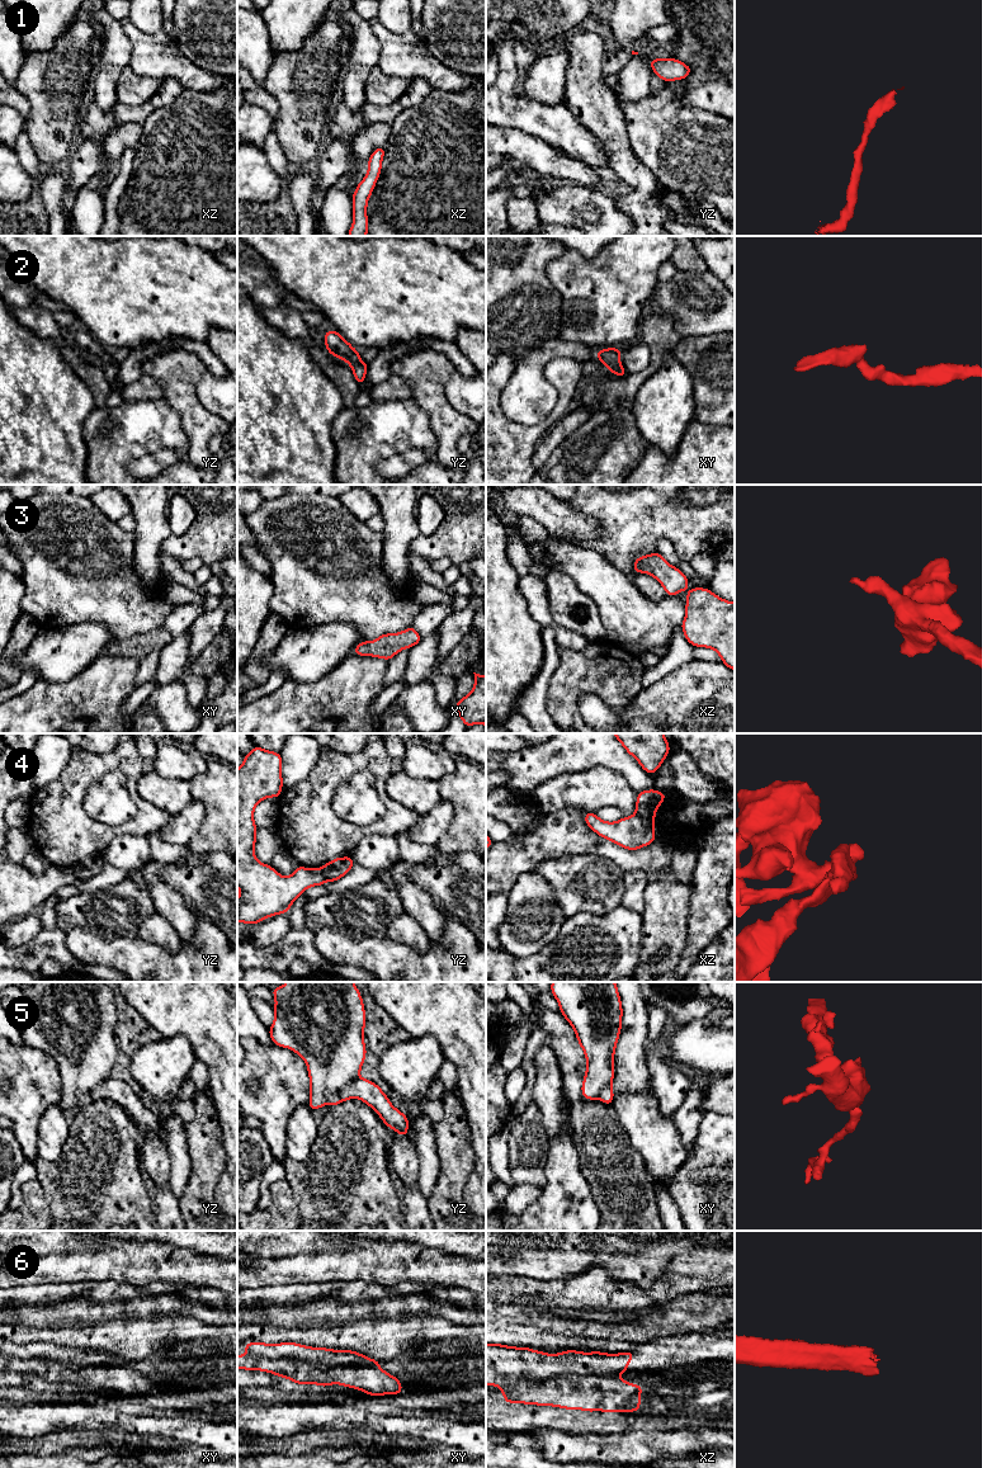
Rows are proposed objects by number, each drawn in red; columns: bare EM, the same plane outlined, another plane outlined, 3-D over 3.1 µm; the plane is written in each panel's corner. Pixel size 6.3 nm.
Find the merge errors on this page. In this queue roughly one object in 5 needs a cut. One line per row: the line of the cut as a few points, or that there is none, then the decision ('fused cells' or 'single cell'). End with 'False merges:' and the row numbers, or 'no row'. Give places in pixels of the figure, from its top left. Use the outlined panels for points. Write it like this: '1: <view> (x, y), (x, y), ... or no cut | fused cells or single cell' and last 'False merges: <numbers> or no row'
1: no cut | single cell
2: no cut | single cell
3: no cut | single cell
4: xz (636, 813), (652, 821) | fused cells
5: yz (359, 1077), (343, 1087), (331, 1099) | fused cells
6: xy (250, 1353), (272, 1359), (298, 1358), (324, 1364), (377, 1365) | fused cells
False merges: 4, 5, 6

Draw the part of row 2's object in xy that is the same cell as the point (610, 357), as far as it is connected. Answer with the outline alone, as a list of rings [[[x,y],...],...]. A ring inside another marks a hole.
[[[606,348],[598,350],[595,359],[603,362],[610,373],[624,377],[628,372],[620,364],[620,354],[619,348]]]

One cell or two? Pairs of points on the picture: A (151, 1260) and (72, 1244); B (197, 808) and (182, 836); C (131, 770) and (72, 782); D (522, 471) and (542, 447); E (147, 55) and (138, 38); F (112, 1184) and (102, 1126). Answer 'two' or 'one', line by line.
A: two
B: one
C: one
D: two
E: one
F: one

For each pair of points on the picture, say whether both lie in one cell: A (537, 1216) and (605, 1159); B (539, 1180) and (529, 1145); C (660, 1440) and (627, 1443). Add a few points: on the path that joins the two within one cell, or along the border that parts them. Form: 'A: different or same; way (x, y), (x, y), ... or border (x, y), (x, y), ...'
A: different; border (576, 1147), (580, 1171), (588, 1183), (595, 1204)
B: same; way (532, 1171), (529, 1169), (529, 1153)
C: same; way (652, 1443), (635, 1443)

